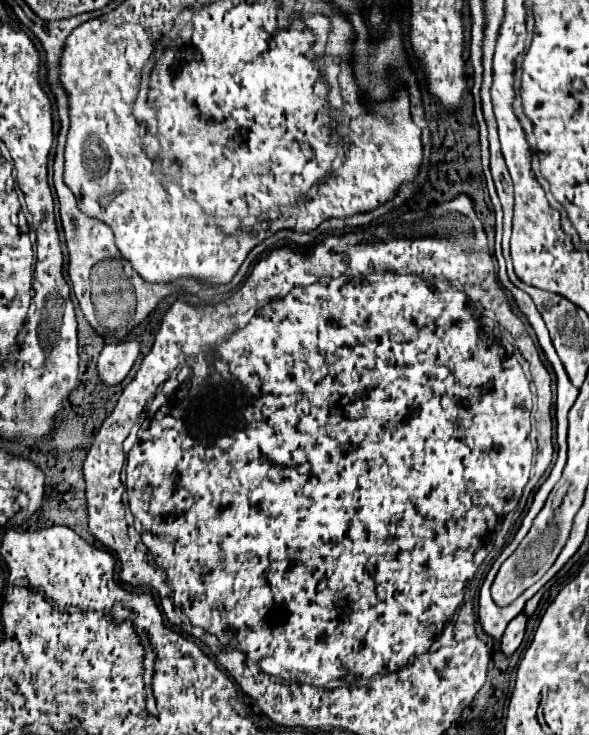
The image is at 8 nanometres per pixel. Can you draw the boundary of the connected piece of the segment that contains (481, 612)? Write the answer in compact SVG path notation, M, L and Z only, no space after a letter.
M492 574L486 578L486 582L484 582L484 586L480 588L480 606L478 606L478 618L480 618L480 624L482 624L482 628L492 636L492 638L496 638L496 640L500 640L502 638L502 634L504 634L504 630L506 630L506 626L508 626L508 622L514 618L514 616L518 616L520 612L522 612L522 608L524 608L524 604L526 604L526 600L530 600L550 578L552 578L552 574L546 574L546 576L542 576L534 586L530 586L522 596L518 596L512 604L508 604L508 606L498 606L494 600L492 600L492 594L490 594L490 578L494 578Z

